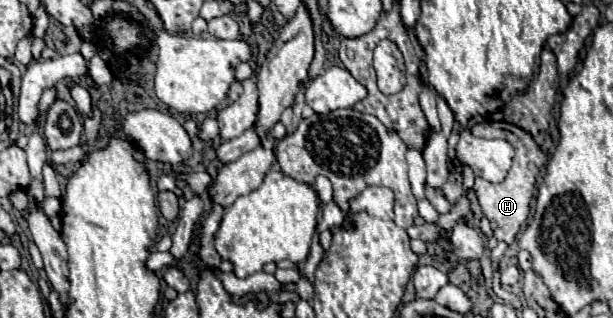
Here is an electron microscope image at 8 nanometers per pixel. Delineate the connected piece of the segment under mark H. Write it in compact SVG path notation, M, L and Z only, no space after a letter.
M486 119L478 125L474 125L472 129L472 135L476 137L502 137L506 139L512 147L514 147L514 159L512 159L512 167L506 175L506 179L502 183L490 183L486 179L476 179L474 181L474 191L476 191L476 197L480 201L480 207L482 207L482 213L486 215L486 219L490 221L490 227L492 227L492 235L498 239L498 241L506 241L508 245L516 239L516 233L518 229L526 223L528 215L530 215L530 199L534 195L534 189L536 189L536 177L540 173L540 169L536 167L534 161L538 161L538 157L542 155L540 147L536 145L536 141L532 139L530 133L526 133L524 129L512 125L512 123L506 123L506 121L492 121L492 119Z

